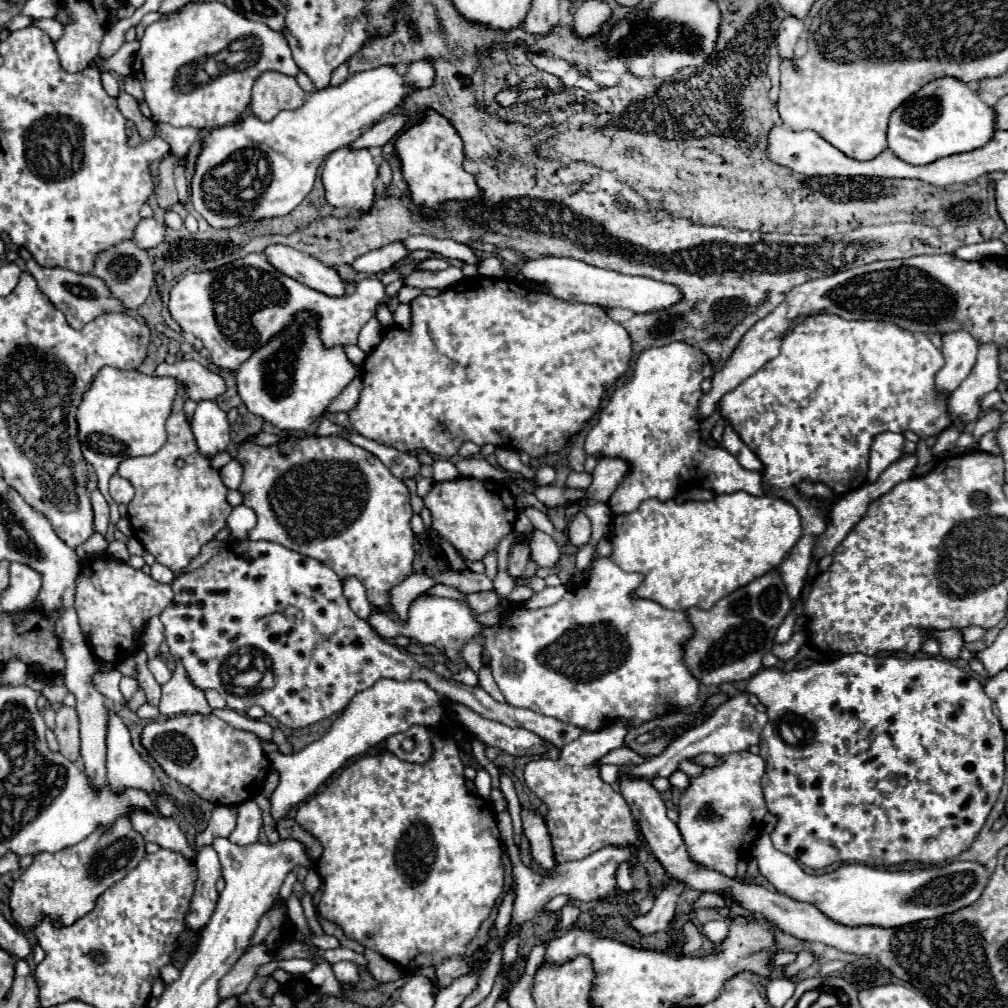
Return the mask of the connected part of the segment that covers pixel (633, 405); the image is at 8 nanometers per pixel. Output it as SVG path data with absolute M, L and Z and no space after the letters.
M676 341L676 343L664 345L664 347L650 347L640 353L640 357L636 359L634 371L632 371L632 379L626 381L624 385L620 385L612 393L610 403L600 411L598 423L590 429L590 433L586 437L586 445L584 445L588 455L622 457L630 465L630 473L624 477L624 481L620 483L620 487L616 489L612 499L608 499L612 513L616 513L616 515L630 513L644 499L650 499L650 497L656 497L662 501L674 499L680 489L682 475L684 475L684 481L688 481L688 479L694 479L698 475L698 471L700 471L700 485L706 489L712 489L714 493L746 491L750 495L764 495L762 479L760 479L758 471L744 469L732 453L728 453L726 449L720 449L720 447L708 447L700 439L698 417L696 417L698 401L702 397L700 383L706 377L712 377L712 373L714 371L712 371L710 359L700 349L696 349L684 341Z

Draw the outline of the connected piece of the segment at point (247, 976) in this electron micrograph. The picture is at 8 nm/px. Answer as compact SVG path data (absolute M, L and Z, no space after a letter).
M264 943L250 947L240 957L240 961L230 969L230 973L222 977L222 981L220 981L220 999L232 997L232 995L236 995L236 997L242 995L246 991L246 987L250 985L250 981L256 977L258 967L262 967L268 961L272 961L272 953Z

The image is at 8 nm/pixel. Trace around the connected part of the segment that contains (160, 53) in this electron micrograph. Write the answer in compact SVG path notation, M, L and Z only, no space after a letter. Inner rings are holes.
M188 3L180 11L172 13L166 21L156 21L146 27L140 41L140 51L132 65L134 77L140 79L144 89L144 101L148 103L156 123L168 123L174 127L222 127L238 121L250 105L250 93L254 81L264 71L280 71L284 75L298 75L298 65L292 57L292 49L280 31L272 31L264 23L248 21L234 13L224 3ZM254 39L254 49L248 51L244 69L230 69L212 81L198 85L190 91L182 91L176 85L176 75L182 65L202 61L228 49L234 41Z

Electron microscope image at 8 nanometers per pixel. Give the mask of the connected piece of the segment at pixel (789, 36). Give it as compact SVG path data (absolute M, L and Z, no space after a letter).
M794 15L784 17L784 21L780 23L780 29L778 29L778 39L776 39L782 59L794 57L792 51L794 51L794 45L802 31L804 31L804 19L796 19Z

